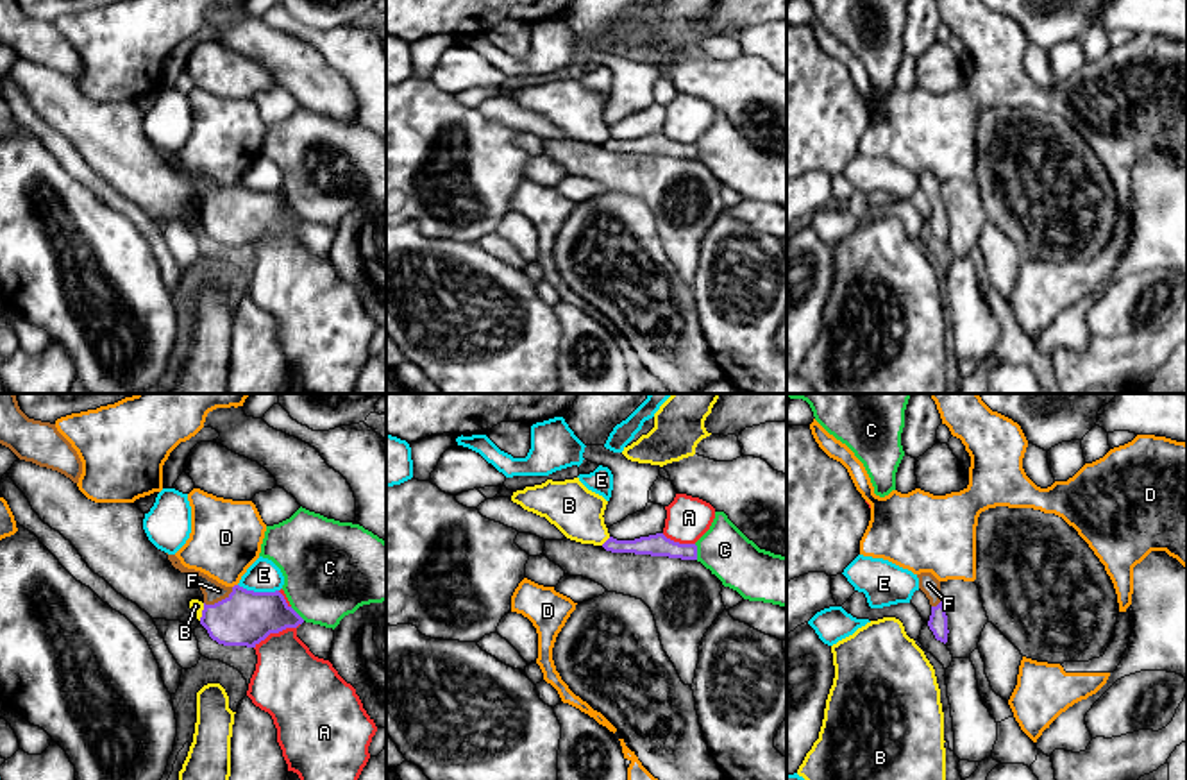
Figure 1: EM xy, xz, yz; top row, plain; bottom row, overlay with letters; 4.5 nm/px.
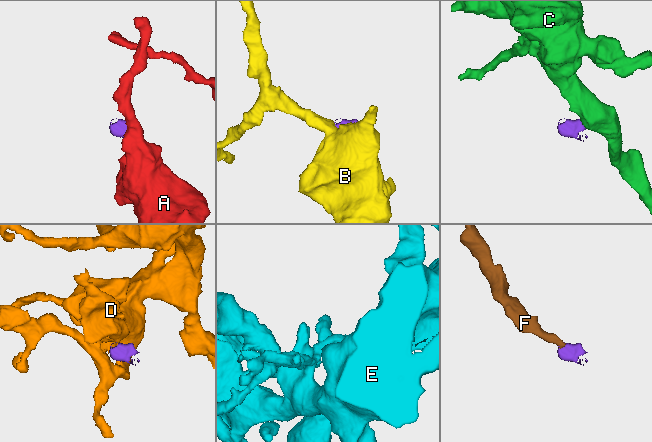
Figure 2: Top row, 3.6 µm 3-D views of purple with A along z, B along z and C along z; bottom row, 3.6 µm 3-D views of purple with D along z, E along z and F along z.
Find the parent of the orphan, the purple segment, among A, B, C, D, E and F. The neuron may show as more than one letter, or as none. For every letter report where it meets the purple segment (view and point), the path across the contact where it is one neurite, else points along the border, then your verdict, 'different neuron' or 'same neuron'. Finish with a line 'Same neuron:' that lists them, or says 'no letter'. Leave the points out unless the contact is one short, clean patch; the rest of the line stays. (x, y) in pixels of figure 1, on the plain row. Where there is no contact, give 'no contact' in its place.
A: contact xy (276, 231); border xy (299, 222), (270, 231), (254, 247); different neuron
B: contact xy (202, 211); border xy (204, 203), (199, 219); different neuron
C: contact xz (696, 151); border xz (694, 144), (698, 158); different neuron
D: contact xy (235, 185); border xy (236, 183), (233, 186); different neuron
E: contact xy (258, 192); border xy (238, 183), (254, 190), (277, 190); different neuron
F: contact xy (218, 201); way xy (245, 217), (233, 215), (218, 201), (213, 190); same neuron
Same neuron: F

